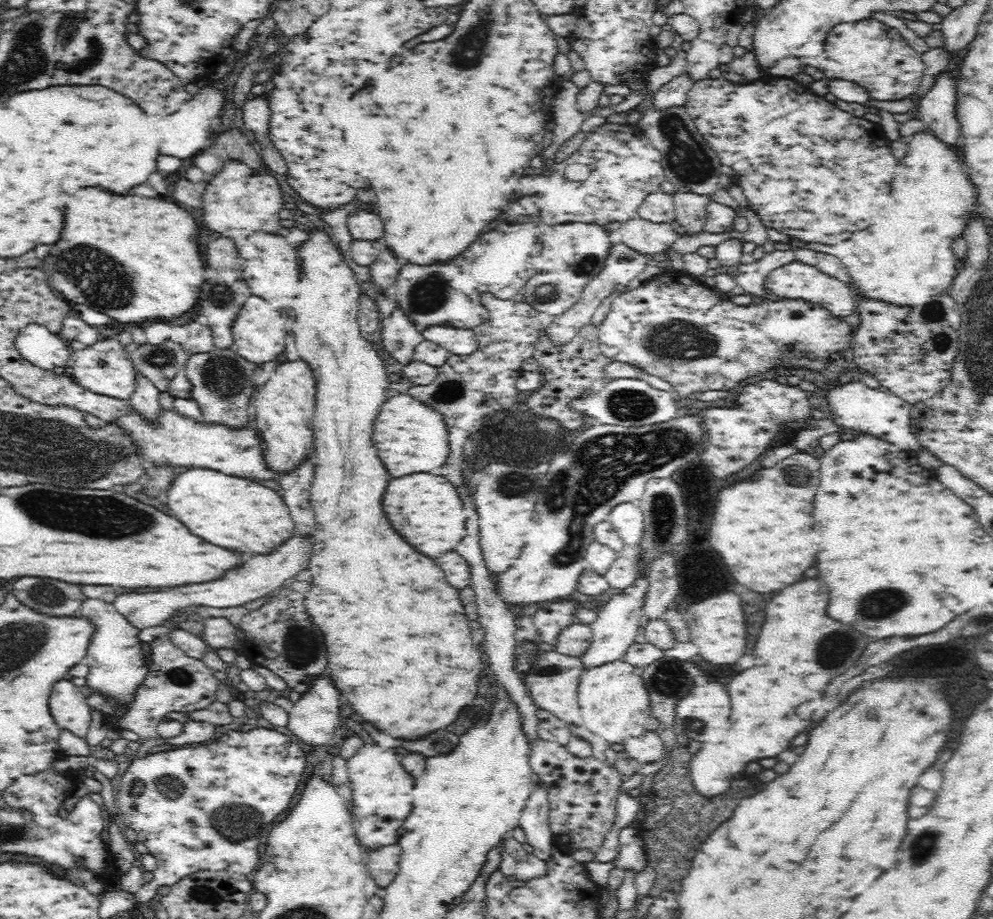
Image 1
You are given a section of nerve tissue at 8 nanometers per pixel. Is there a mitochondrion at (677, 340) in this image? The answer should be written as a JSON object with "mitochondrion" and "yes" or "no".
{"mitochondrion":"yes"}

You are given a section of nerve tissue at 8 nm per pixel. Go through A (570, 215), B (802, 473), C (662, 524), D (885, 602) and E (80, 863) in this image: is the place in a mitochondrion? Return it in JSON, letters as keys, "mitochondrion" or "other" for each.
{"A":"other","B":"mitochondrion","C":"mitochondrion","D":"mitochondrion","E":"other"}

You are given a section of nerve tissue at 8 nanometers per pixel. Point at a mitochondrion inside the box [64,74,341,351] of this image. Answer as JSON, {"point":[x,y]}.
{"point":[223,294]}

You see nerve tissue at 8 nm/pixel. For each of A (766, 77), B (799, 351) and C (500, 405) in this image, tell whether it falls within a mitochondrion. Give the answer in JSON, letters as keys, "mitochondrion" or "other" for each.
{"A":"other","B":"mitochondrion","C":"other"}

